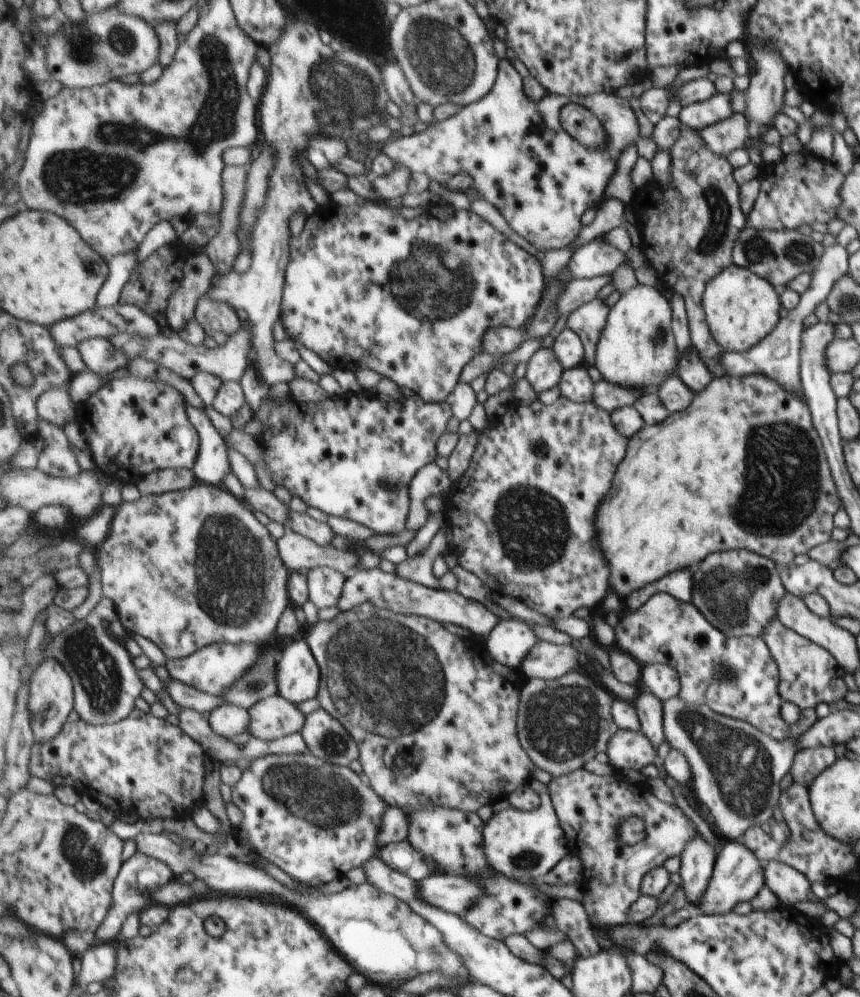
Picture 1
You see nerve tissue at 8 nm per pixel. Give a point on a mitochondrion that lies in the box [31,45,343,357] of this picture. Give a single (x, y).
(104, 173)

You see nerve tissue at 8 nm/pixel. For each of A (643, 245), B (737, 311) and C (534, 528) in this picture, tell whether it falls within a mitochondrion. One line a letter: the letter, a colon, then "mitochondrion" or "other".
A: other
B: other
C: mitochondrion

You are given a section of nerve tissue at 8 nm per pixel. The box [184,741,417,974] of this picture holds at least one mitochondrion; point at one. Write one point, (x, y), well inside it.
(327, 800)

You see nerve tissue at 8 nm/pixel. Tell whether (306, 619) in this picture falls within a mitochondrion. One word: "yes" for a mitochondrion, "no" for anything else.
no

